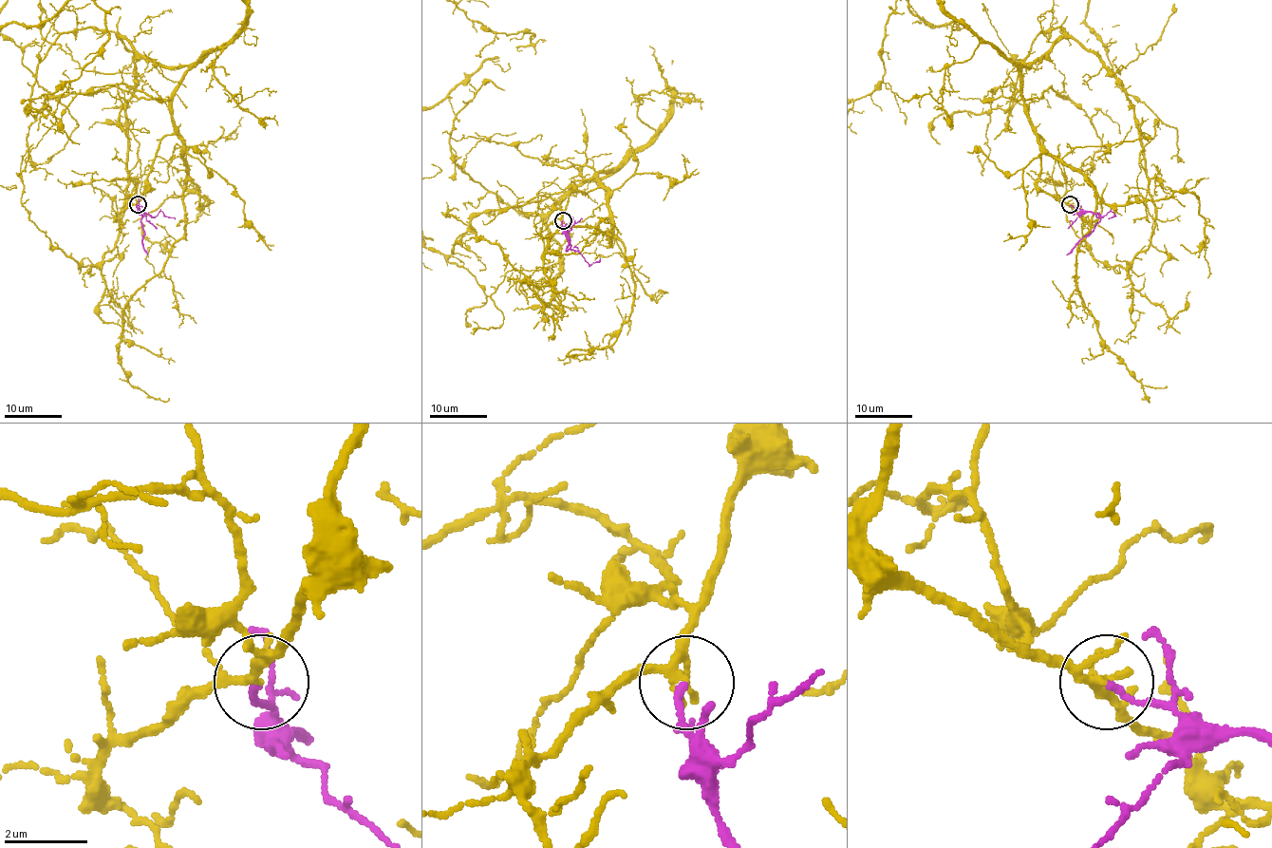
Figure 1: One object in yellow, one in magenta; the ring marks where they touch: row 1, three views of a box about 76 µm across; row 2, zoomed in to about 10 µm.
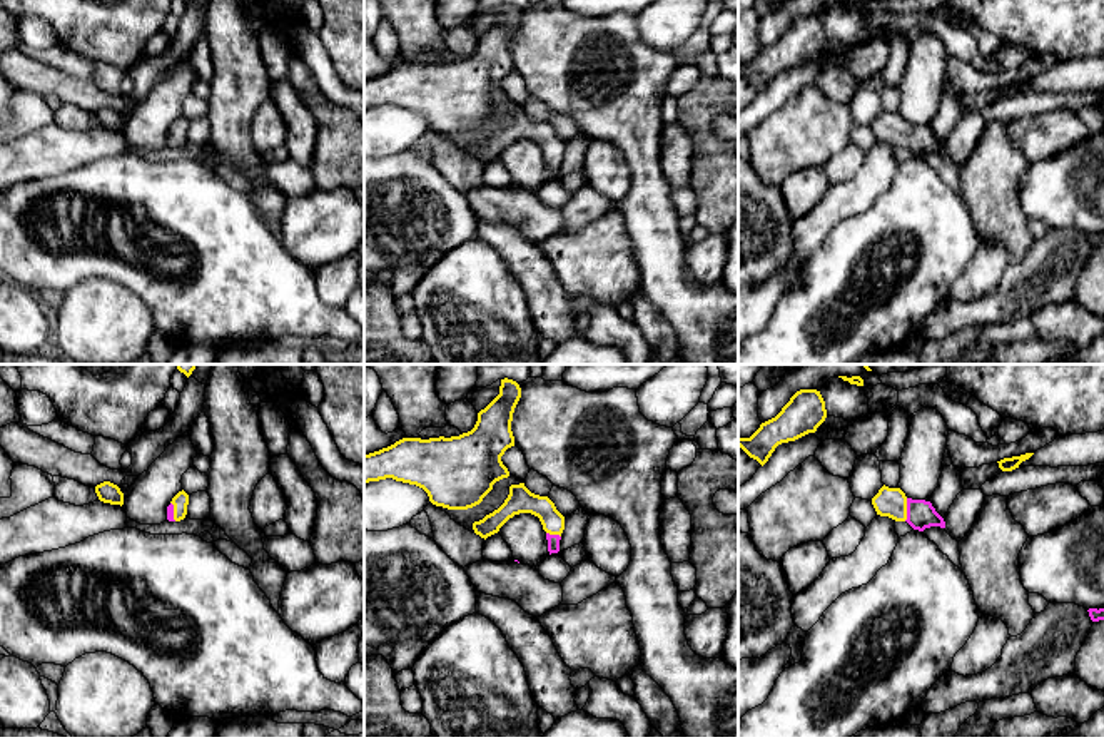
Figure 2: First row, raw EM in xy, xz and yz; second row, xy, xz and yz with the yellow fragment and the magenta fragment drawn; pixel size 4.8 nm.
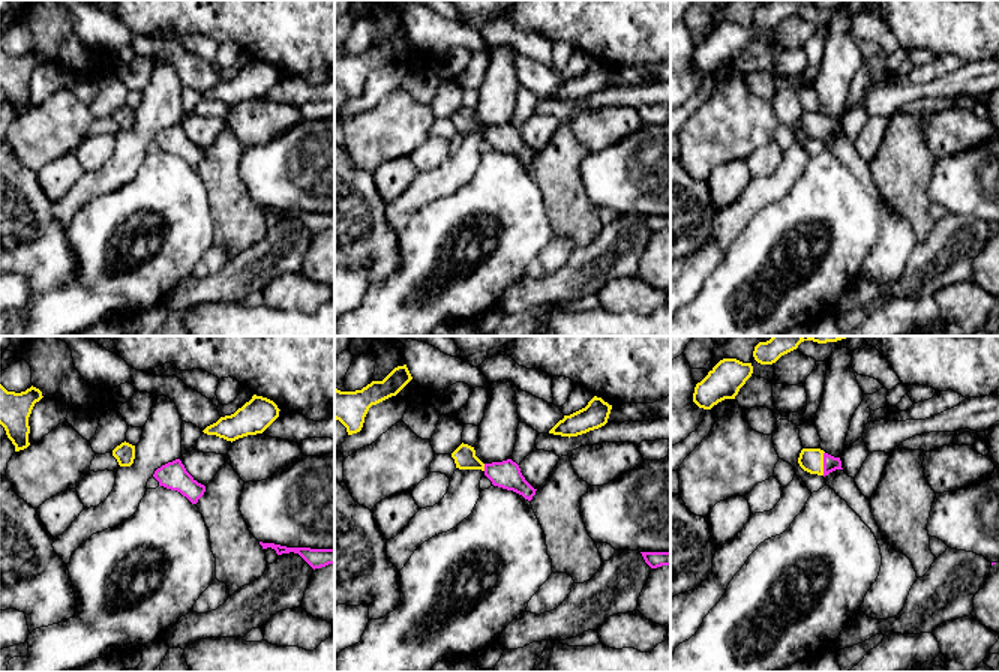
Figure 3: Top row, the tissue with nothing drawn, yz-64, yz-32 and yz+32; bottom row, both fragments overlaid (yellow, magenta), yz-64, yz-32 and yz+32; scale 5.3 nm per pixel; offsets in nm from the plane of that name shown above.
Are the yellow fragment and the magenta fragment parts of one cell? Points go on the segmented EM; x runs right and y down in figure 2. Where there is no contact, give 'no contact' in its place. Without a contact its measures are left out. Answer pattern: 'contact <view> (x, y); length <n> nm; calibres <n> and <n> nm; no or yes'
contact yz (906, 510); length 110 nm; calibres 140 and 140 nm; yes

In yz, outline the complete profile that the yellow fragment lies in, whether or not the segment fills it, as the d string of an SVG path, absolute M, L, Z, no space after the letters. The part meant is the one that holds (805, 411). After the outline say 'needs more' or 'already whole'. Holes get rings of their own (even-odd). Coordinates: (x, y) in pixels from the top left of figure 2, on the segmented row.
M800 389L775 418L762 423L750 438L738 436L738 446L763 466L778 445L815 433L825 418L827 409L820 391Z; already whole

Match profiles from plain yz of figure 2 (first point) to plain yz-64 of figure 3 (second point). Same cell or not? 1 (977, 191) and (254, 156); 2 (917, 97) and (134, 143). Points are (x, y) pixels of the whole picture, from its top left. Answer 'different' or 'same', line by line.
1: different
2: same

